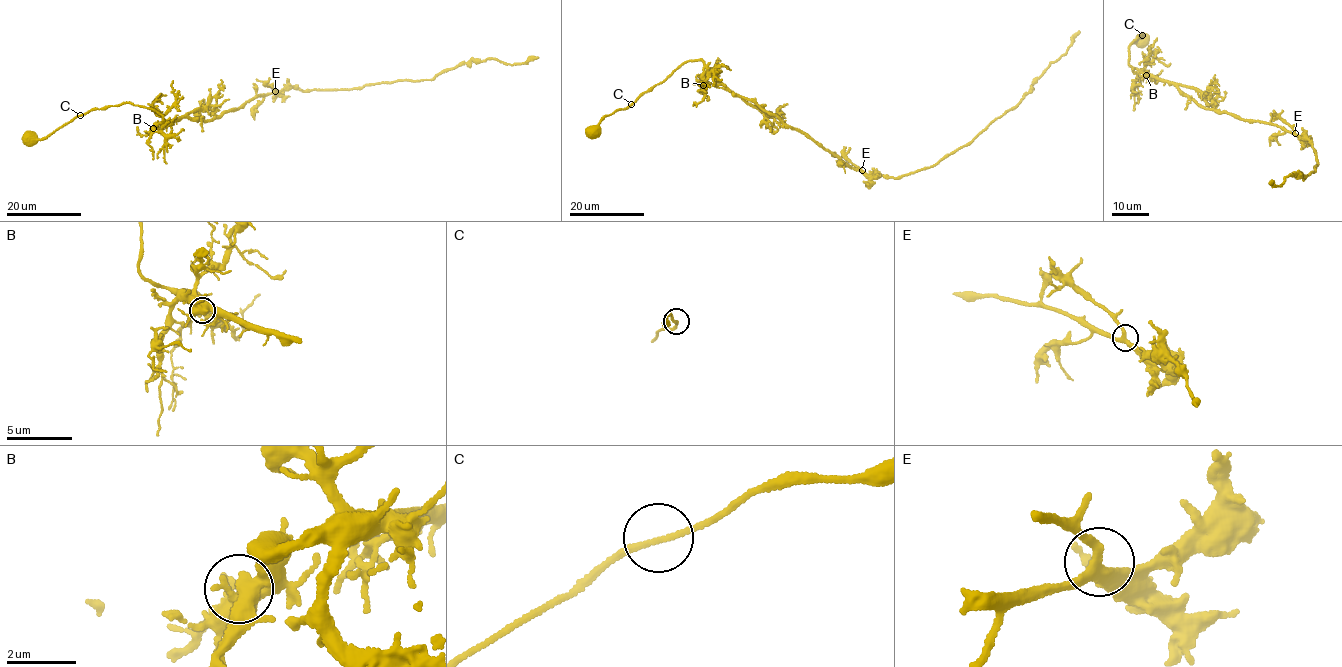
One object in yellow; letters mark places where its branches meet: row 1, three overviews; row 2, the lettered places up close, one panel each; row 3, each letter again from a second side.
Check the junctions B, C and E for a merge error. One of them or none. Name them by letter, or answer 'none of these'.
none of these

